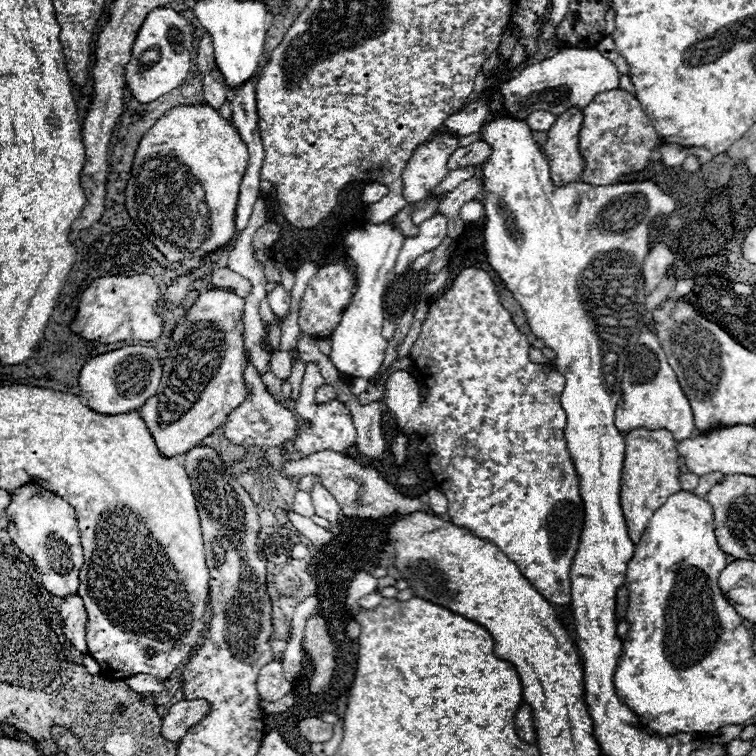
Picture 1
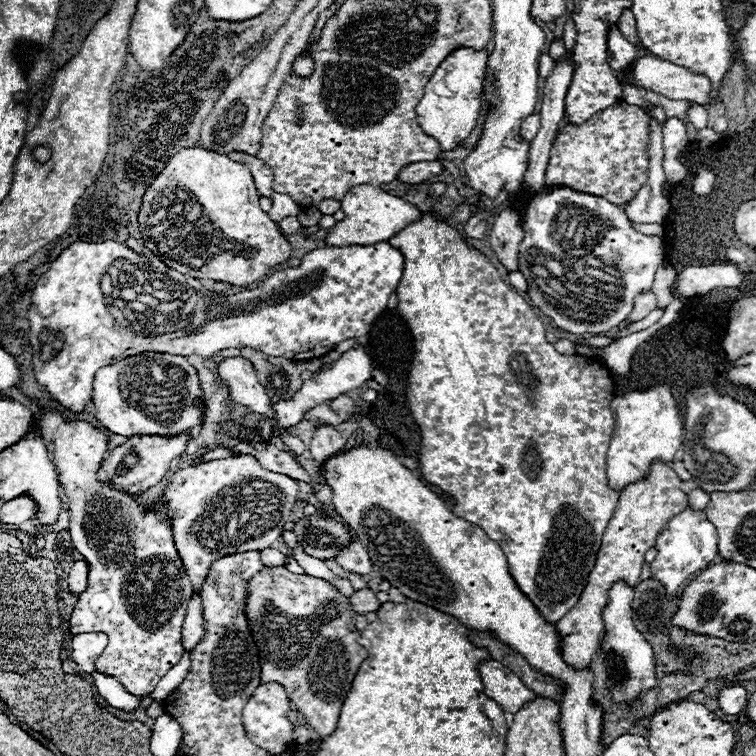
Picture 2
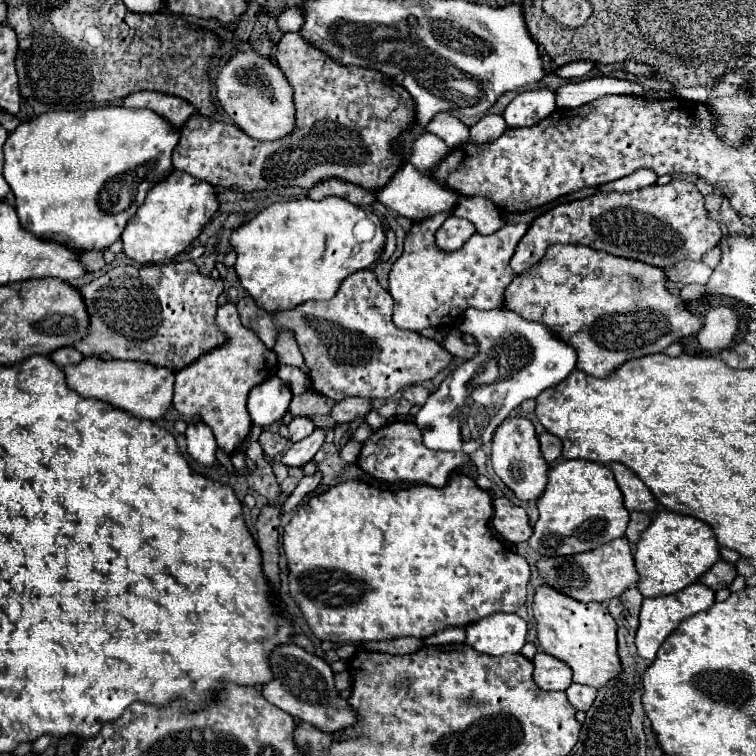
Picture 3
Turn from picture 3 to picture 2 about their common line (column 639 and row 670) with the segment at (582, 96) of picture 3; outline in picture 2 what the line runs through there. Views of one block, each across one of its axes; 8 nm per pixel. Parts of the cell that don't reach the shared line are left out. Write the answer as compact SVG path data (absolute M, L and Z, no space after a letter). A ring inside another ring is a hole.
M104 632L86 633L72 636L72 658L74 662L88 674L92 674L96 658L108 644L108 636Z

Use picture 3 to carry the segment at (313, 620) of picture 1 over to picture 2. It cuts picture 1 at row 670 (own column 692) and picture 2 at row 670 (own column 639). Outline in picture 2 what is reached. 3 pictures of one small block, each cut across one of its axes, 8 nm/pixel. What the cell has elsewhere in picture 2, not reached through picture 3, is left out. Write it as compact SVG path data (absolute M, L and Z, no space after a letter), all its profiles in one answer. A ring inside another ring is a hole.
M264 566L256 576L248 580L246 588L246 618L254 642L260 650L262 682L278 682L284 686L290 702L306 718L306 722L320 734L328 736L336 730L342 702L352 686L354 674L368 658L368 650L358 644L360 630L356 628L356 612L350 610L350 602L328 580L308 574L292 574L282 566Z

